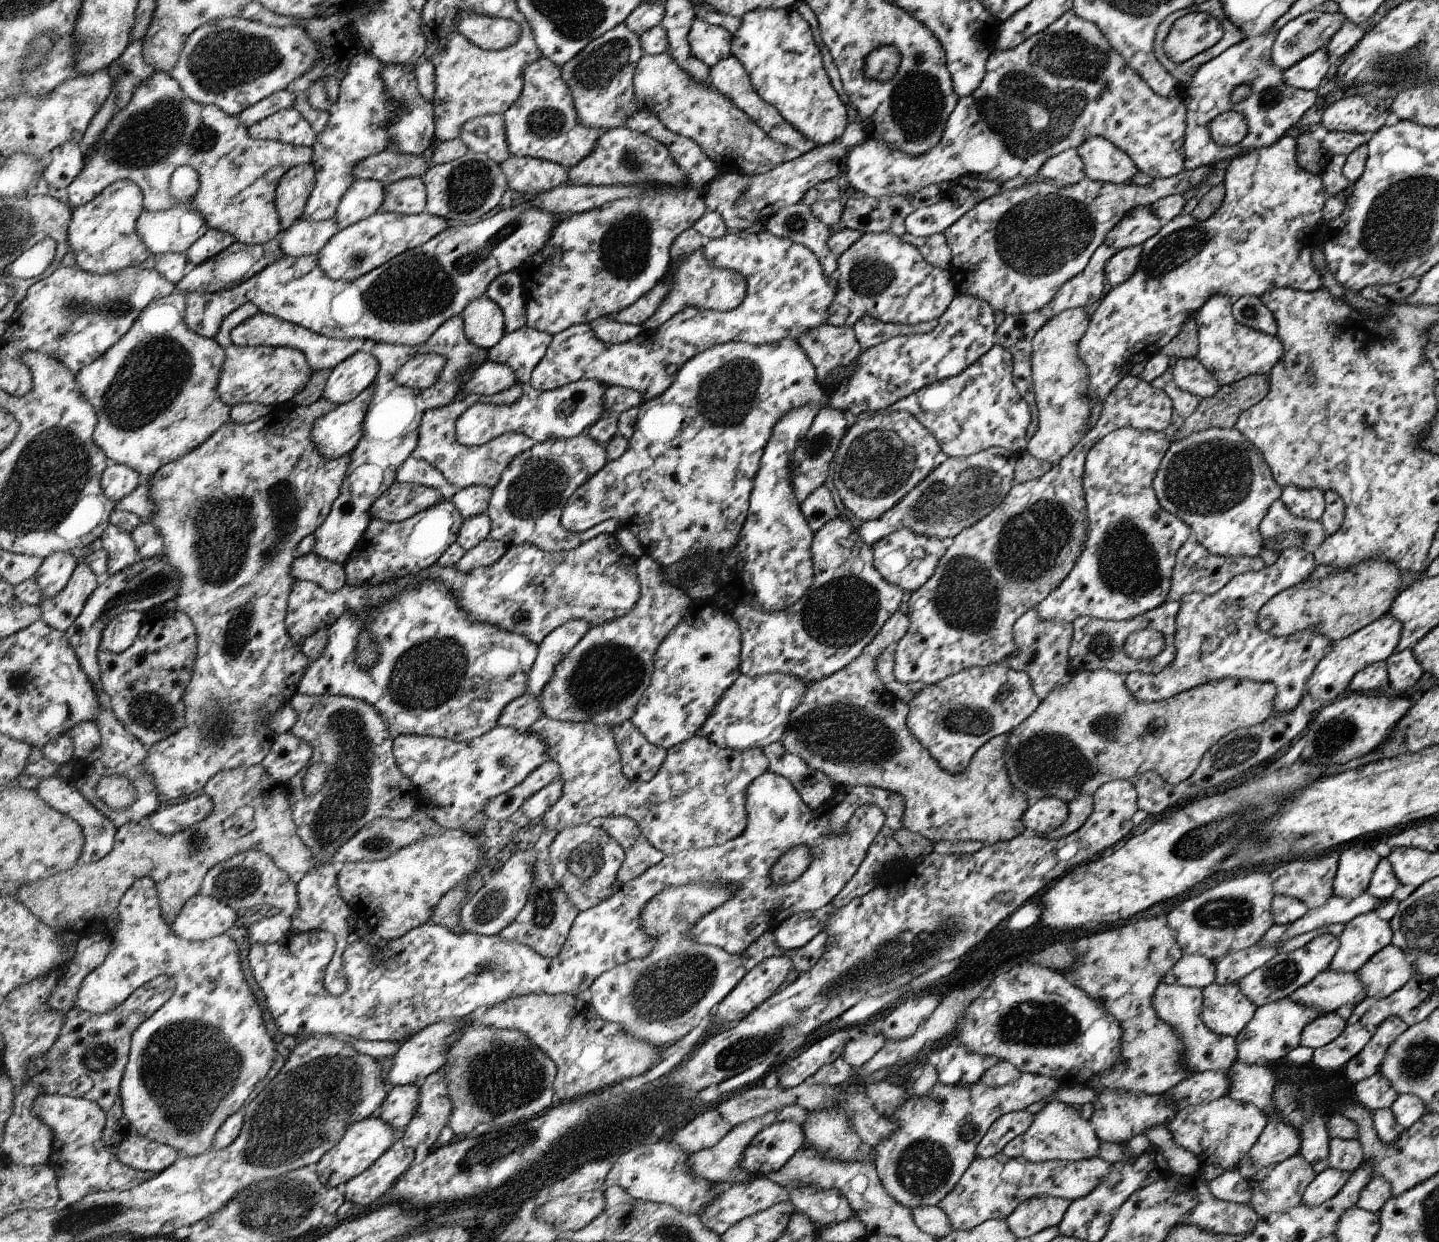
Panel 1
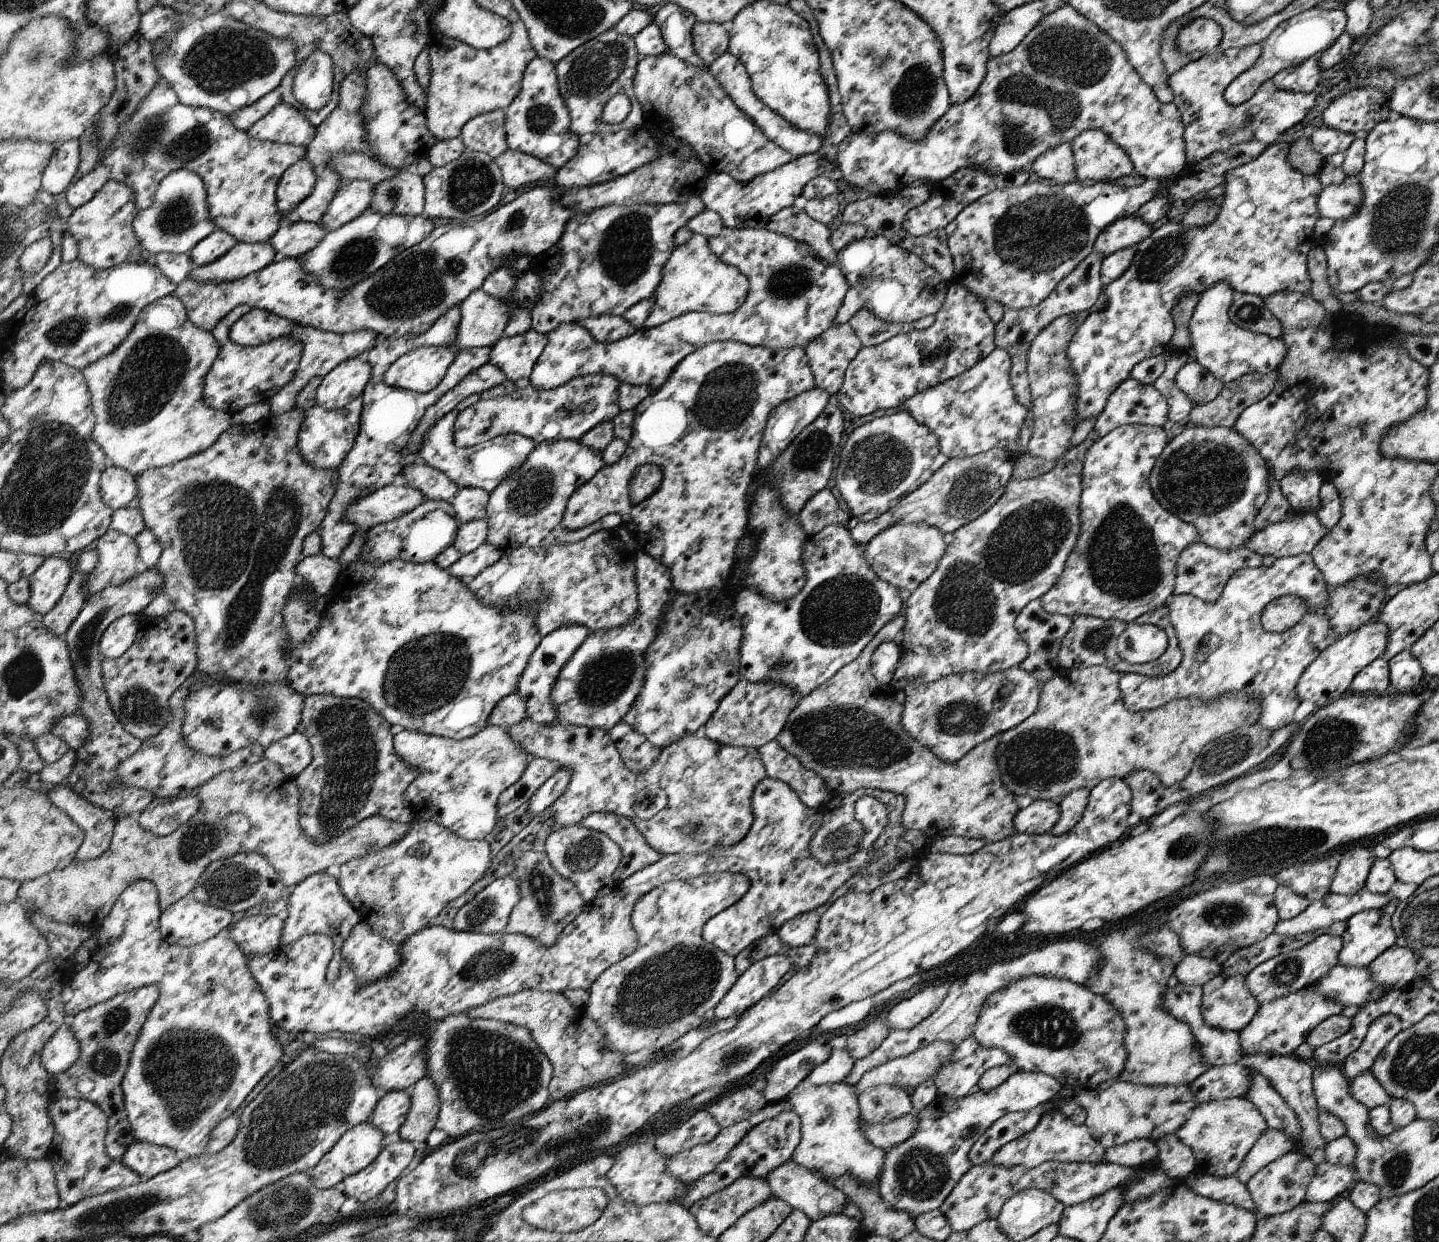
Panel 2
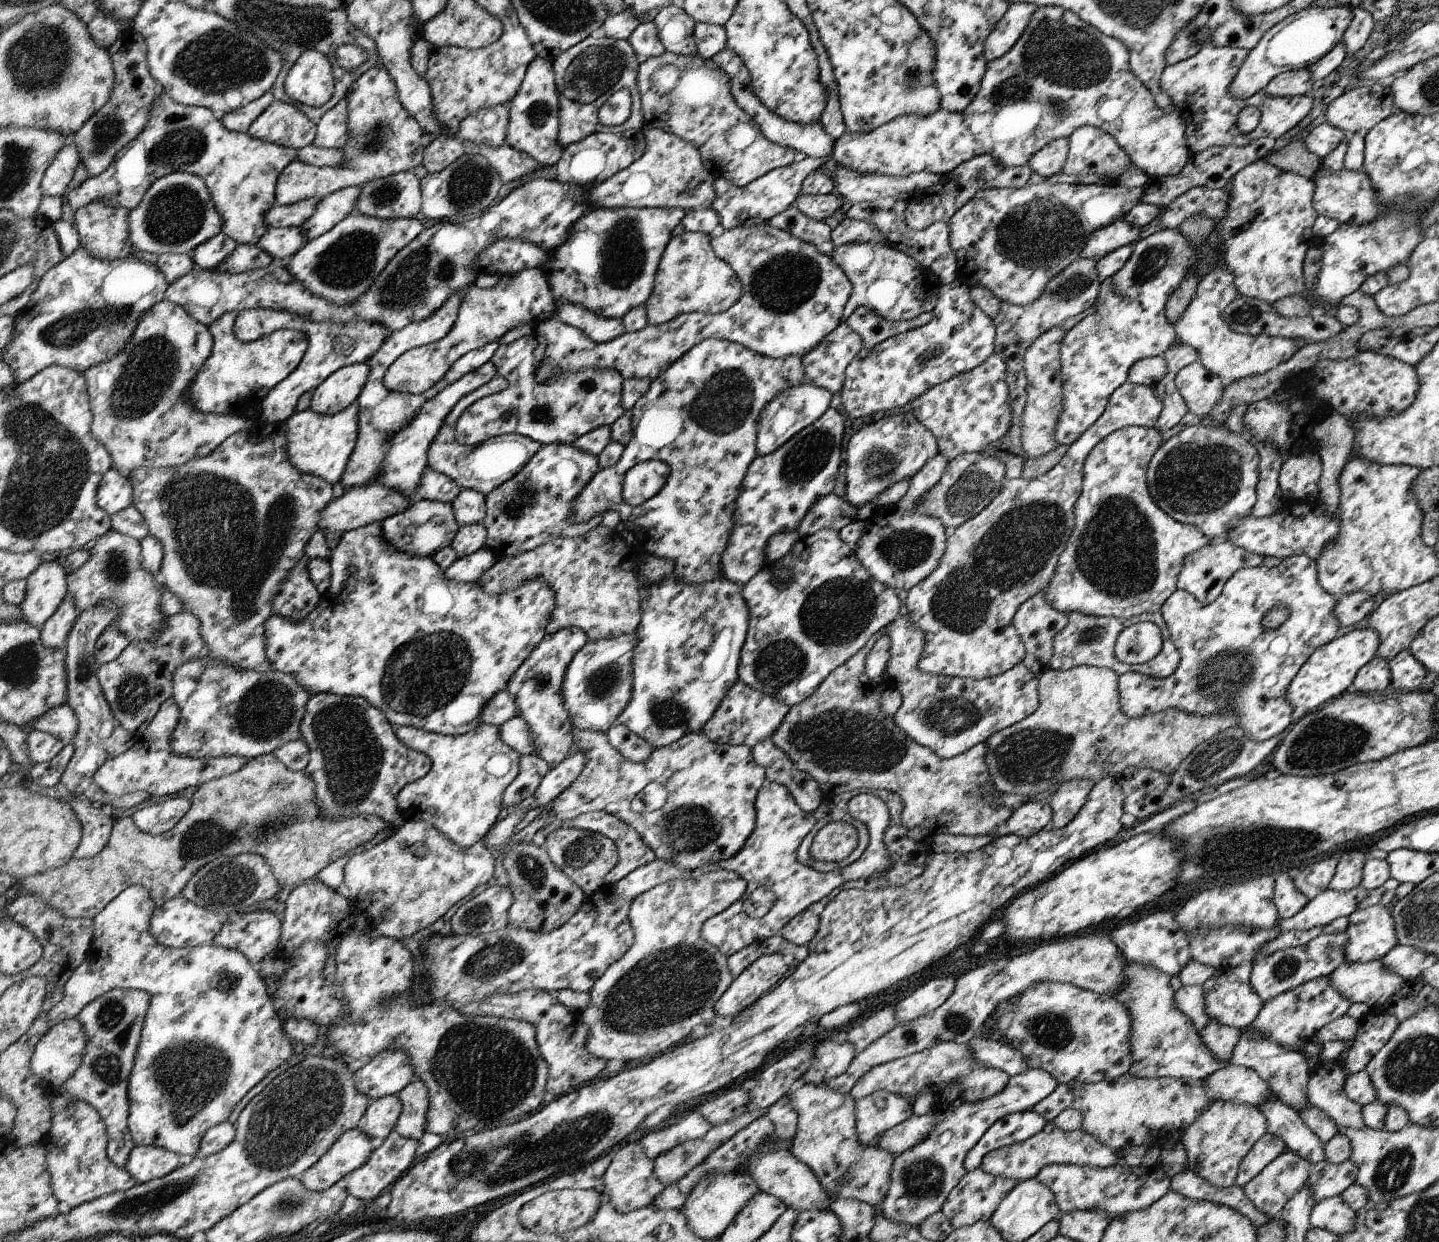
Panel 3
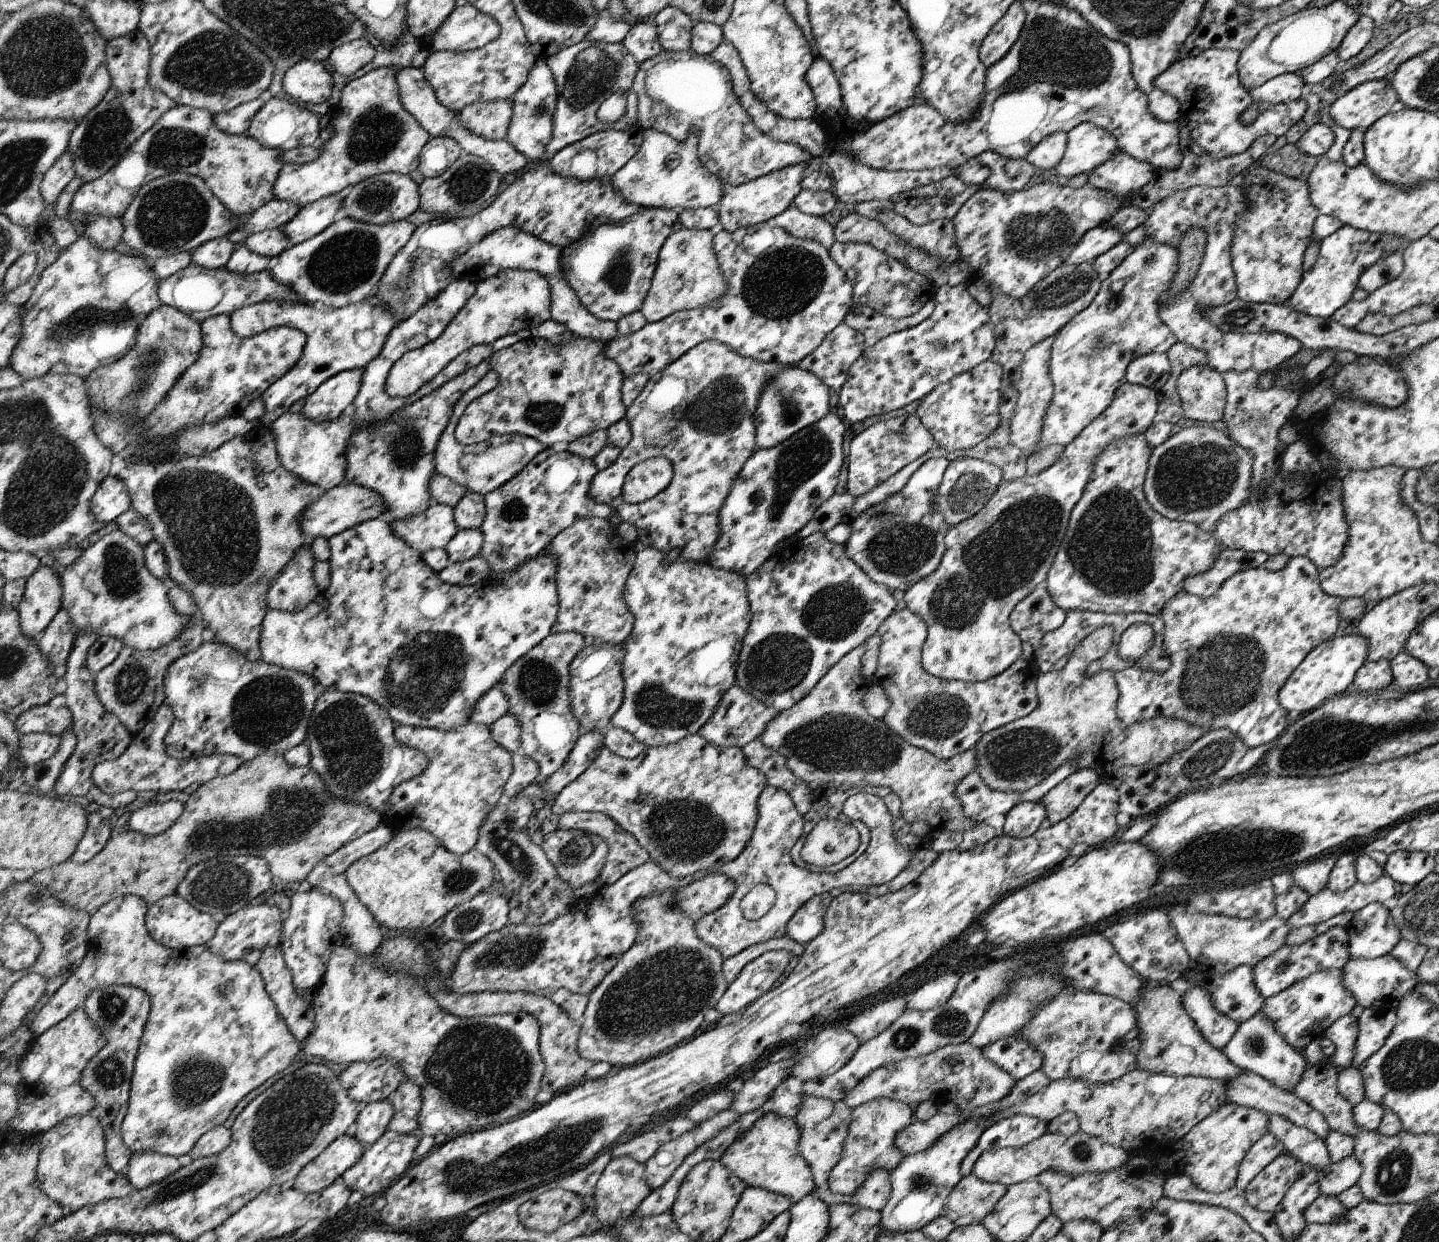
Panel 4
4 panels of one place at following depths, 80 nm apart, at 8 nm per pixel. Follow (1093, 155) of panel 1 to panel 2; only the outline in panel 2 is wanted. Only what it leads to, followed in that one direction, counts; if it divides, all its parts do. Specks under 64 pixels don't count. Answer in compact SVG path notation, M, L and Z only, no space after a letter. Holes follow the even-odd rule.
M1090 129L1071 142L1080 181L1118 180L1135 172L1130 157L1105 132Z

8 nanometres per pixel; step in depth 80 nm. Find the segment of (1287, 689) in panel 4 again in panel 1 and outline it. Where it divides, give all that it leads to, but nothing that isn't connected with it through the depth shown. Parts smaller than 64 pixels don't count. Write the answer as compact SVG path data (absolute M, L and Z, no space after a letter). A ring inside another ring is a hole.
M1388 614L1372 621L1354 634L1331 644L1307 682L1308 694L1314 700L1323 700L1325 704L1332 703L1347 694L1347 686L1359 670L1376 661L1385 661L1395 652L1401 639L1402 629L1402 622Z

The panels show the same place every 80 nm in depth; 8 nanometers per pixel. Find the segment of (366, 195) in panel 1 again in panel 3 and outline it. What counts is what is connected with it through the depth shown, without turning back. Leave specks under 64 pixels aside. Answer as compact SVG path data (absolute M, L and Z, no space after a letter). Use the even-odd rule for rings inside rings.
M354 185L330 193L320 200L313 216L302 226L307 238L320 237L356 212L361 192L362 186Z

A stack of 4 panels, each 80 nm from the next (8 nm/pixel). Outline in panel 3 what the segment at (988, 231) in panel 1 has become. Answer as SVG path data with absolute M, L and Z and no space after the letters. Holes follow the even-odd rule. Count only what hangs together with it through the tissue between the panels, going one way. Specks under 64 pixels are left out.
M1044 179L1039 184L1032 184L1030 186L1024 185L1017 189L1011 188L997 188L997 189L984 189L977 192L977 195L968 201L948 222L949 226L949 239L951 242L952 250L955 252L957 260L956 274L962 282L968 286L982 286L988 288L994 296L998 297L1000 301L1010 303L1011 305L1029 305L1037 301L1045 292L1046 286L1053 280L1057 274L1060 274L1067 266L1073 264L1081 256L1081 249L1084 249L1089 238L1098 229L1111 225L1114 221L1122 219L1128 213L1129 208L1132 208L1136 203L1141 202L1144 192L1144 186L1131 190L1124 185L1105 185L1105 184L1089 184L1081 185L1080 183L1058 183L1050 184L1048 179Z

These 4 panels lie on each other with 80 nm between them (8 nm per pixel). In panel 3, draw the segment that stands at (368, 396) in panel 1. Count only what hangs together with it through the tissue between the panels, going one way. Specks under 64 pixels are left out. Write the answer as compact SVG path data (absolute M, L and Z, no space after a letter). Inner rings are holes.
M357 401L333 415L322 414L311 408L294 412L285 423L286 434L289 435L289 458L293 465L303 473L322 477L337 486L360 434L360 407Z

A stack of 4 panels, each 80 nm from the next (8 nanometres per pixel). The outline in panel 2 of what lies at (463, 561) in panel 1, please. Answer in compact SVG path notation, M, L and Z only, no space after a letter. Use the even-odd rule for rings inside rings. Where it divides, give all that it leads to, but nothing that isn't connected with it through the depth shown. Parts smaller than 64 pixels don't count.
M489 542L482 543L472 553L461 555L461 557L450 567L448 571L451 575L469 582L475 576L478 576L482 570L492 566L500 560L504 552Z

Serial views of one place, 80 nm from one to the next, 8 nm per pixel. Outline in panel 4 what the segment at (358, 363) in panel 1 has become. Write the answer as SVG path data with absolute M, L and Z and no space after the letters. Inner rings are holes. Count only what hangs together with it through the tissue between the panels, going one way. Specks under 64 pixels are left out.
M353 368L335 374L309 396L302 412L315 421L334 420L358 396L363 372Z

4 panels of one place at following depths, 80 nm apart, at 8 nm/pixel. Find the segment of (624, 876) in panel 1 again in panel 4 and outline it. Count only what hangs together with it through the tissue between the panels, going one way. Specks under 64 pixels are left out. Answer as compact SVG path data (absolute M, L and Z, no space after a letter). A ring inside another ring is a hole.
M574 810L572 812L564 812L564 814L558 814L558 816L559 823L557 829L576 829L586 831L587 833L601 836L601 838L608 843L609 853L606 859L605 868L601 870L601 876L598 878L598 882L601 885L614 884L614 882L619 878L622 878L627 872L630 872L632 869L651 860L650 853L640 846L639 840L636 840L636 837L630 831L623 829L607 814L597 812L578 812Z

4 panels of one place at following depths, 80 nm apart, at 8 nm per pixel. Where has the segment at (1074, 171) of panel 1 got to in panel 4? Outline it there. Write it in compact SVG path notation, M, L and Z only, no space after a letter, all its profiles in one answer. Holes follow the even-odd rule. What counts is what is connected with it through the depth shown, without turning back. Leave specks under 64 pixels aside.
M1054 133L1043 139L1025 159L1035 166L1038 173L1054 172L1056 166L1062 162L1067 146L1068 134Z

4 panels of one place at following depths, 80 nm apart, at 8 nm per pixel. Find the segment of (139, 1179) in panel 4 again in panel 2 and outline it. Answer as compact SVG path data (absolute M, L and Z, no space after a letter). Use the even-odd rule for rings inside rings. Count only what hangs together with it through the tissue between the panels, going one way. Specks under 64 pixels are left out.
M138 1140L129 1148L122 1160L132 1170L138 1171L144 1180L172 1170L181 1163L174 1147Z

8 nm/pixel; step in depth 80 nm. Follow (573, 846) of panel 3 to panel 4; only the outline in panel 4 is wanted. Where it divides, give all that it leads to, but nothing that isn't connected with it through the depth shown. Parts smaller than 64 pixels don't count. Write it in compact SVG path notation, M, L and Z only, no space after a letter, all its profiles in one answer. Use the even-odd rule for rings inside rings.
M556 829L545 836L541 846L557 868L559 877L574 889L598 881L609 853L608 843L601 836L576 829Z

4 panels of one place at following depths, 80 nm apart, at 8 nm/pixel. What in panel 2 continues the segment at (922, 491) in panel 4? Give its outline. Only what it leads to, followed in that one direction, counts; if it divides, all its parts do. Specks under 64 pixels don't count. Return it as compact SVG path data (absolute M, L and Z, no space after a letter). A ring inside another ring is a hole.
M910 523L892 525L864 546L867 561L875 573L886 582L910 592L933 576L947 548L944 535L937 527Z

